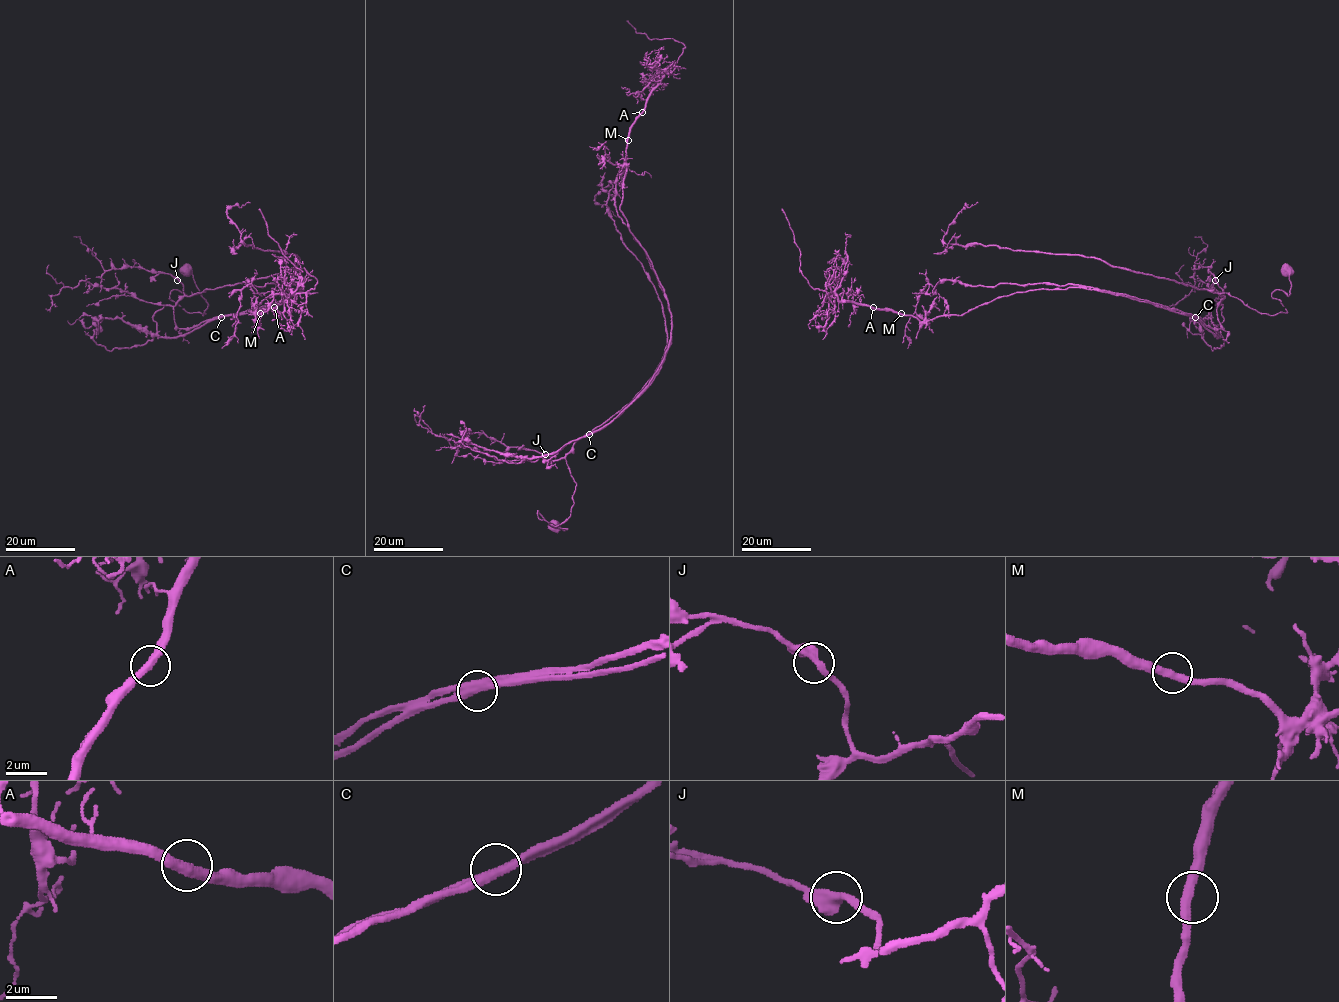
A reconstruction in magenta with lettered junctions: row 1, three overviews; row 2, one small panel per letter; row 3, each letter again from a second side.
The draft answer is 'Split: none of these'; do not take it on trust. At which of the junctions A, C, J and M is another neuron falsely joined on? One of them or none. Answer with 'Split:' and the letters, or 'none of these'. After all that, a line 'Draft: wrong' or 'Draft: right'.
Split: C
Draft: wrong

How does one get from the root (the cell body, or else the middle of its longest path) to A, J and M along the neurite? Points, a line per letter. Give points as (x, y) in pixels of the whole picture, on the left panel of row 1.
A: (185, 270), (199, 293), (170, 299), (208, 306), (183, 297), (179, 328), (303, 287), (252, 312), (274, 307)
J: (185, 270), (199, 293), (173, 289), (170, 299), (189, 312), (205, 313), (202, 295), (186, 295), (177, 280)
M: (185, 270), (199, 293), (170, 299), (208, 306), (183, 297), (179, 328), (303, 287), (260, 313)

